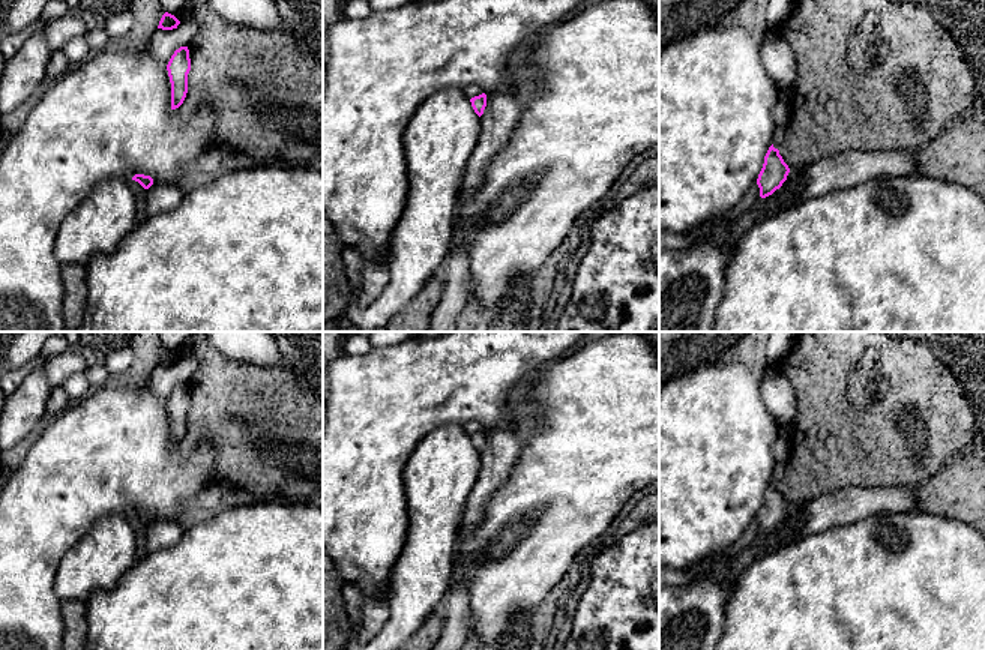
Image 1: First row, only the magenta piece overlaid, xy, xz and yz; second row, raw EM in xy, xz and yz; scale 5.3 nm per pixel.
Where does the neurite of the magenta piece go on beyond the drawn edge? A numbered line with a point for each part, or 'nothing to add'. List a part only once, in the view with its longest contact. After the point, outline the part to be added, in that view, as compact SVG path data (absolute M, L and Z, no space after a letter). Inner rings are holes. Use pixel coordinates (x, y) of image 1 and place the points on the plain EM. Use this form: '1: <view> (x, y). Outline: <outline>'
nothing to add

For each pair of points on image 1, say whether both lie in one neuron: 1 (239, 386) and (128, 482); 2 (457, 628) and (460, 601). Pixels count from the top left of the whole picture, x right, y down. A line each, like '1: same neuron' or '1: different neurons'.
1: different neurons
2: same neuron

